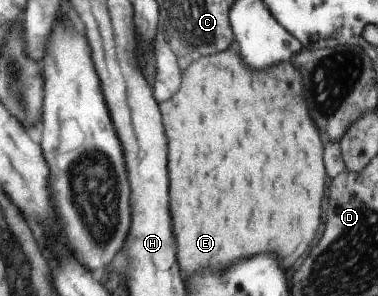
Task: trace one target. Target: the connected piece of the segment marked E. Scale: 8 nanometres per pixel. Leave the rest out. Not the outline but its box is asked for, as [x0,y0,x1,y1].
[162,45,326,276]

